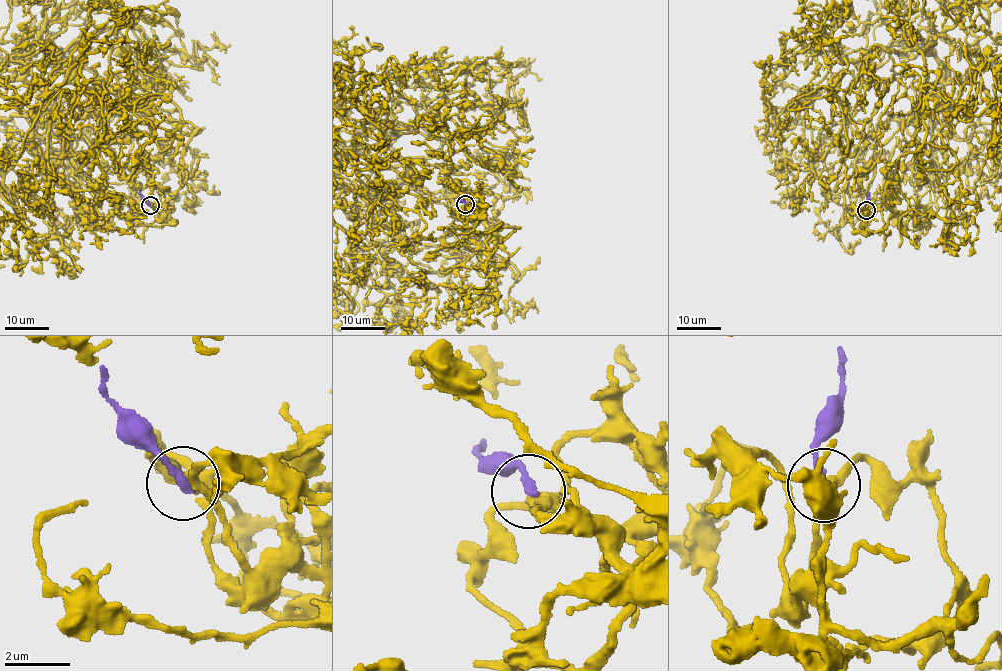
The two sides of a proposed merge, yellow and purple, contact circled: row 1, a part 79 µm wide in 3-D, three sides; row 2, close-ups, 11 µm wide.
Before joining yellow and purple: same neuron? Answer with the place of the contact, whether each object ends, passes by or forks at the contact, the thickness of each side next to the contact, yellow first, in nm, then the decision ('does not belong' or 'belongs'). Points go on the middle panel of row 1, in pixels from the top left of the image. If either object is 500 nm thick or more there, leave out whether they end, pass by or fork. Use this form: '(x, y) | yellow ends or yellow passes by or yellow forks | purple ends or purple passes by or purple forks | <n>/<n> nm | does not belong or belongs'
(465, 204) | yellow passes by | purple ends | 360/280 nm | belongs

